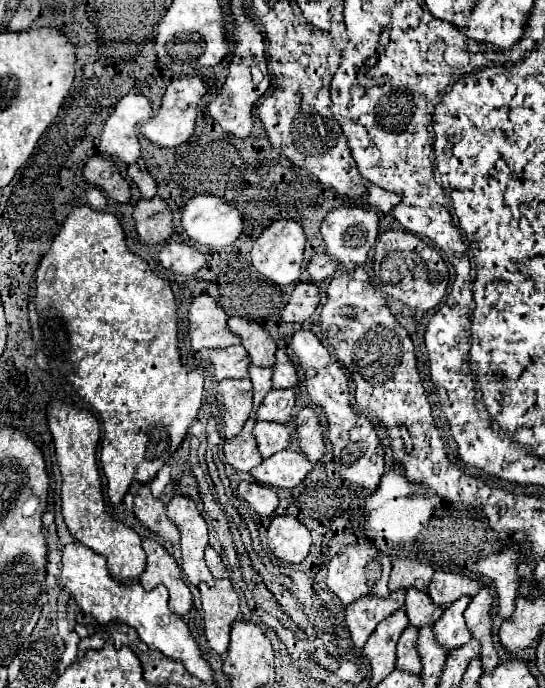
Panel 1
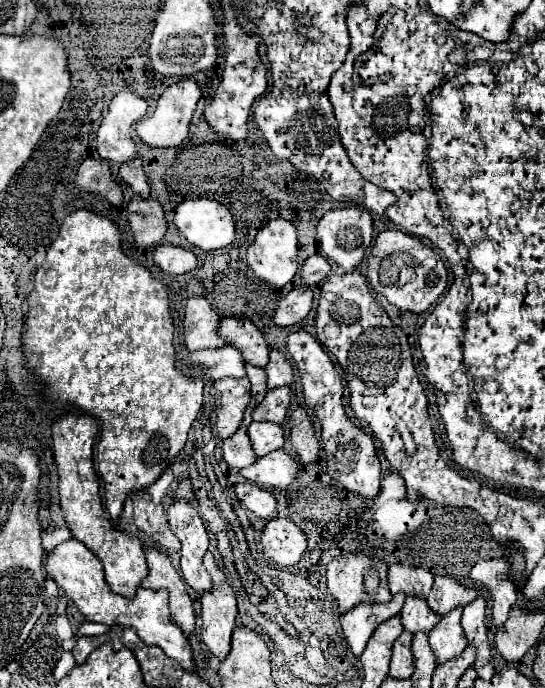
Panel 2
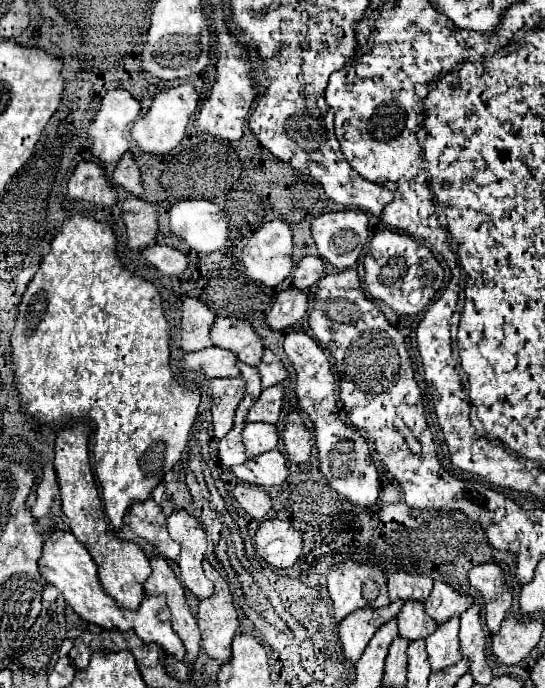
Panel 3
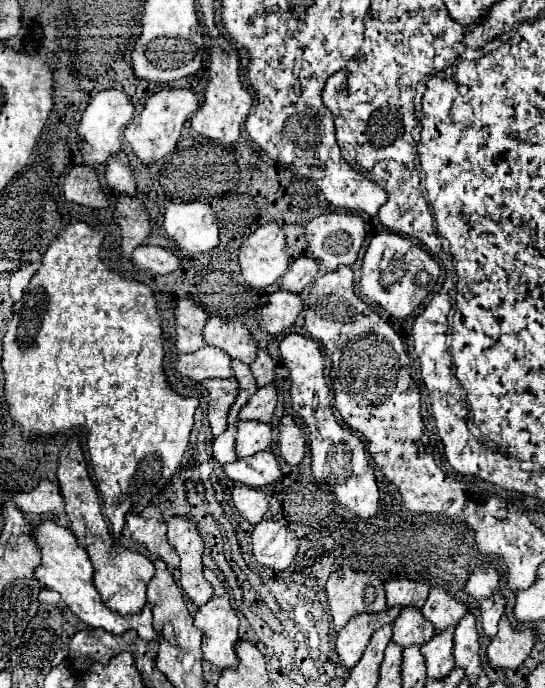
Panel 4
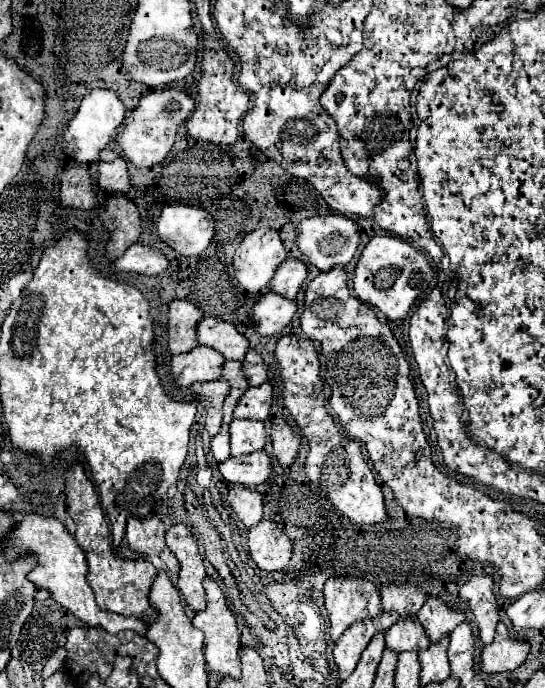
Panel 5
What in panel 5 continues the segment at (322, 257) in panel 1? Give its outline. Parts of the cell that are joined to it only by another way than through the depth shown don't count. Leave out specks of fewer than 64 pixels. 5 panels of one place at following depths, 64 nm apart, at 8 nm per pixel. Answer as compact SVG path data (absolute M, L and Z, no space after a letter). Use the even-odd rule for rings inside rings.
M286 260L274 274L270 288L272 288L272 292L278 292L282 296L296 298L298 290L302 288L304 280L308 278L308 274L310 274L310 268L302 260Z

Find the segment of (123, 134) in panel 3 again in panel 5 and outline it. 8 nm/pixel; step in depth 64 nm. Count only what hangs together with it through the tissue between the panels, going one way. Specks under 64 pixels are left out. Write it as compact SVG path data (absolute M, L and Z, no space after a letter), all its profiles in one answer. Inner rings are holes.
M92 90L90 94L84 96L76 118L68 124L64 132L64 150L70 160L80 162L80 164L92 164L100 160L100 152L114 140L118 128L122 126L126 118L126 106L118 98L116 92L112 90Z

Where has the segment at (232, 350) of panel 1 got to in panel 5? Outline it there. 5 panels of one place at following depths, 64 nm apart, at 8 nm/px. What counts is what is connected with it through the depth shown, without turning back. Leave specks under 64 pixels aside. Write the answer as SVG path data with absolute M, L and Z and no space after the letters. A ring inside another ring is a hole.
M199 345L186 354L172 358L172 374L178 386L192 386L194 382L218 380L222 368L222 354L216 350Z

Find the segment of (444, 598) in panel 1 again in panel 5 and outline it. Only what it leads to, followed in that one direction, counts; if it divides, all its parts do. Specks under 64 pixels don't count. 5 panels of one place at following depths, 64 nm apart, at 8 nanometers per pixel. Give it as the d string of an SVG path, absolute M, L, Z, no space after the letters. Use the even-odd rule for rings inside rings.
M430 596L422 606L422 610L418 612L418 620L426 628L432 642L438 642L444 634L452 632L464 618L466 616L462 610L448 606L436 596Z

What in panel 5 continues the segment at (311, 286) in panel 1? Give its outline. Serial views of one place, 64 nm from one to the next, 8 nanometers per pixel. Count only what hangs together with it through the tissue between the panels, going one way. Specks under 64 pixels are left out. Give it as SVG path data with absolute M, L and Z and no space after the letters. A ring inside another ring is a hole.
M268 292L254 306L254 314L252 314L254 330L260 332L262 336L280 334L292 322L296 310L298 310L296 300L278 296L276 292Z

